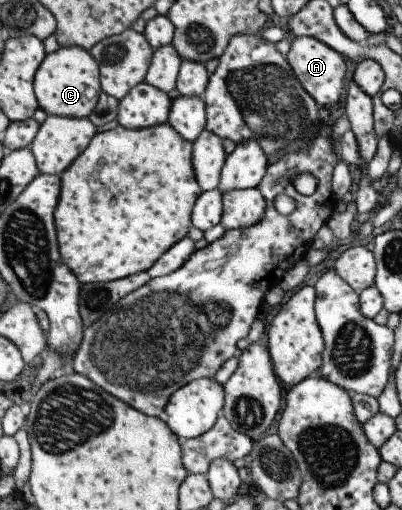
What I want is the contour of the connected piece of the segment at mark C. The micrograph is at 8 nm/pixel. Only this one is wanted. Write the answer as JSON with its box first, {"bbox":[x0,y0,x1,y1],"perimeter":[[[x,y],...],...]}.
{"bbox":[32,47,101,119],"perimeter":[[[59,47],[55,52],[46,53],[45,58],[39,63],[37,70],[34,72],[32,80],[32,89],[38,102],[38,108],[47,115],[87,119],[101,92],[99,75],[97,60],[93,60],[89,52],[81,47]]]}

